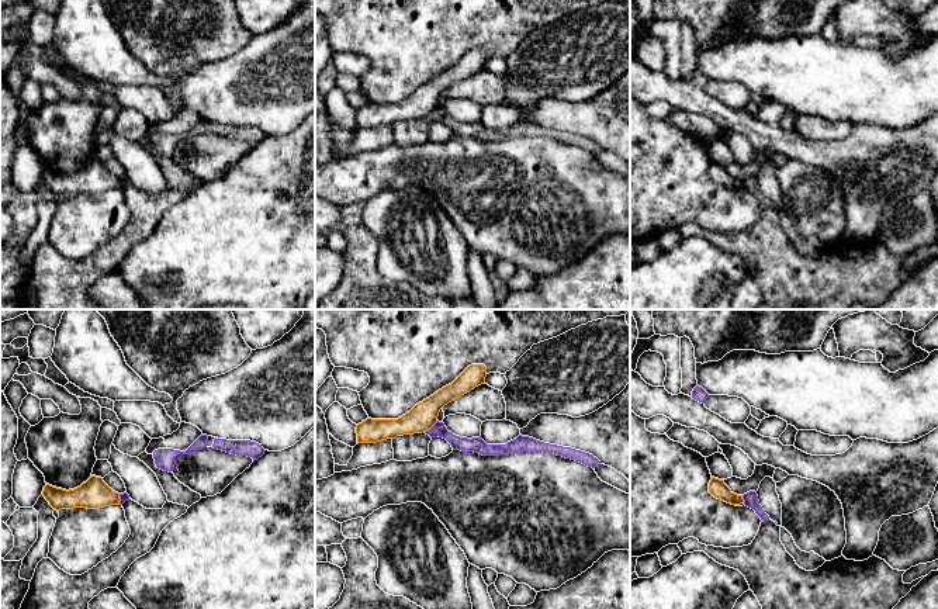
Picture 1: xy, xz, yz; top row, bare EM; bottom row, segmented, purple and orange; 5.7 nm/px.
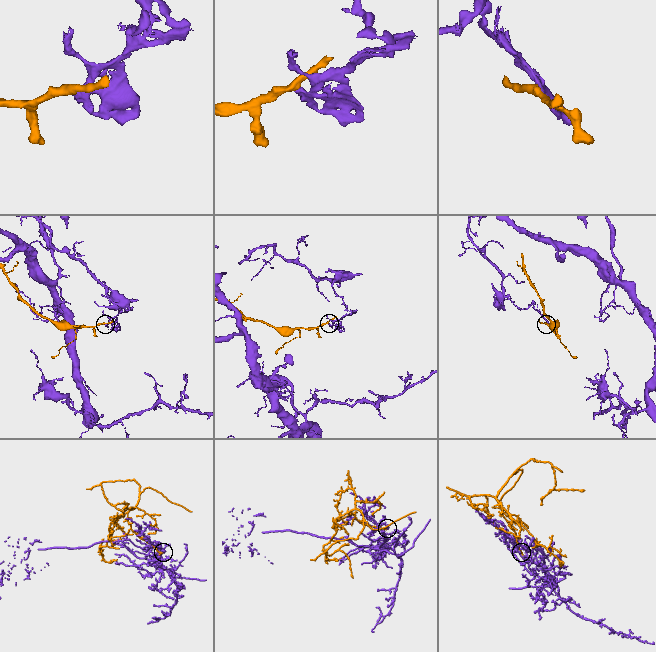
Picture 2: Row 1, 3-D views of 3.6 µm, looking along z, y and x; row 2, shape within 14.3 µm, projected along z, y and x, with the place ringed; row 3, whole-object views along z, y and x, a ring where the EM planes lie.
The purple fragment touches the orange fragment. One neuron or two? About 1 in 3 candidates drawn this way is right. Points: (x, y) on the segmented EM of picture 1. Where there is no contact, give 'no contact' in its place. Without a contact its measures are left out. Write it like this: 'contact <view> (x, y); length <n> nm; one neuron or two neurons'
contact xz (432, 426); length 100 nm; two neurons

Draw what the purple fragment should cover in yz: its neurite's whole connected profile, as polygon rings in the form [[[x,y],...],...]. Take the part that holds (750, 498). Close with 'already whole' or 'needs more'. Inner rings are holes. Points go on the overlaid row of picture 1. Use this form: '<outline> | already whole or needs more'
[[[750,491],[743,495],[744,505],[754,509],[755,513],[761,518],[761,520],[768,520],[769,516],[765,513],[762,506],[759,505],[758,495],[755,491]]] | already whole

